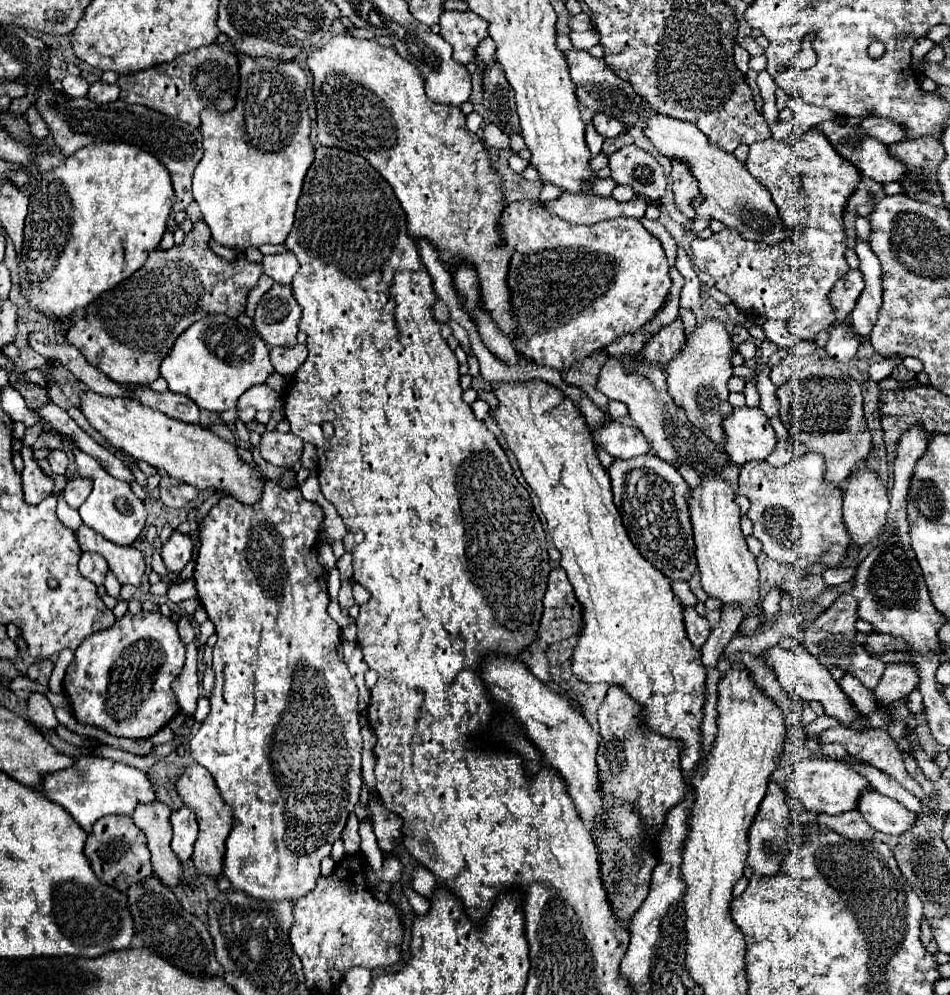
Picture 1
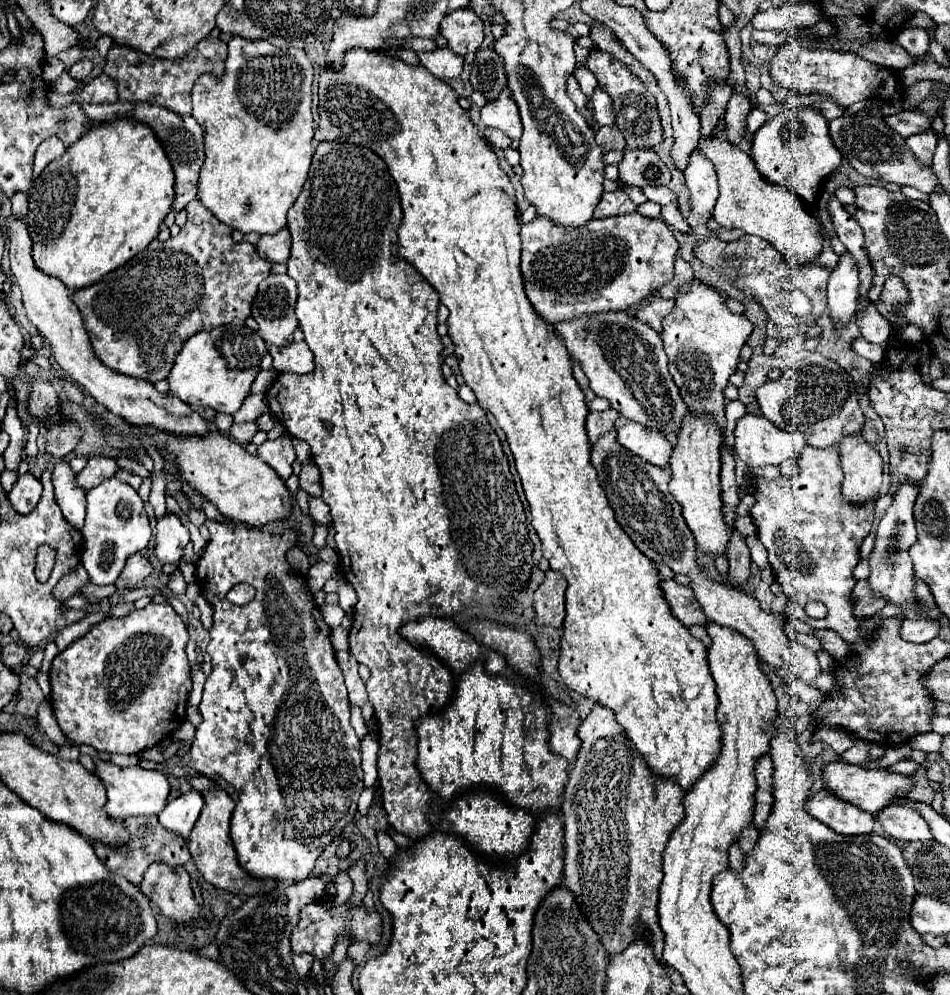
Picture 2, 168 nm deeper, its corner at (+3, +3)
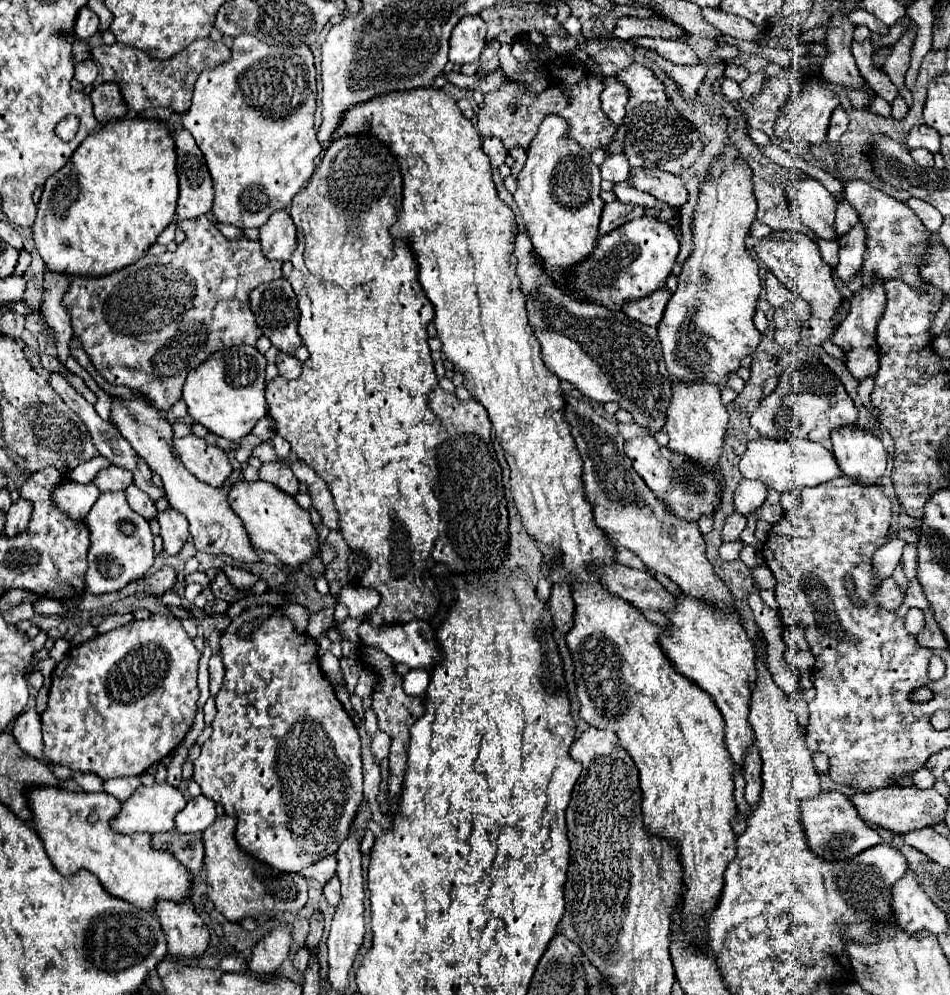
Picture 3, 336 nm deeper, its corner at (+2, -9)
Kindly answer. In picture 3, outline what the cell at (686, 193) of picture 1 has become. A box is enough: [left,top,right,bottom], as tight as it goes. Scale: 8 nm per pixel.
[635,47,709,101]

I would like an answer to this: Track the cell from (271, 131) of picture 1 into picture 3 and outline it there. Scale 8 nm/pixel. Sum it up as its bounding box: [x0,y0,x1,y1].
[183,35,321,229]

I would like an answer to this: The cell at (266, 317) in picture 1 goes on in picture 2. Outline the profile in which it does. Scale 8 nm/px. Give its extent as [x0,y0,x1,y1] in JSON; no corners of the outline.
[252,275,298,347]

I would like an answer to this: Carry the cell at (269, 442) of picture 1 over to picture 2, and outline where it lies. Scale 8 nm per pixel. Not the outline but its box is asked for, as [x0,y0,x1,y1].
[258,437,296,481]

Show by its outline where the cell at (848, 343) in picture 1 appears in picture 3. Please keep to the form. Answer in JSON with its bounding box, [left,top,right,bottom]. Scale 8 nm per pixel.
[835,225,865,283]

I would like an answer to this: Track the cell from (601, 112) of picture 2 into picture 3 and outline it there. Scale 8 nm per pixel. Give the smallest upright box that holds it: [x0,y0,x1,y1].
[601,77,627,125]

